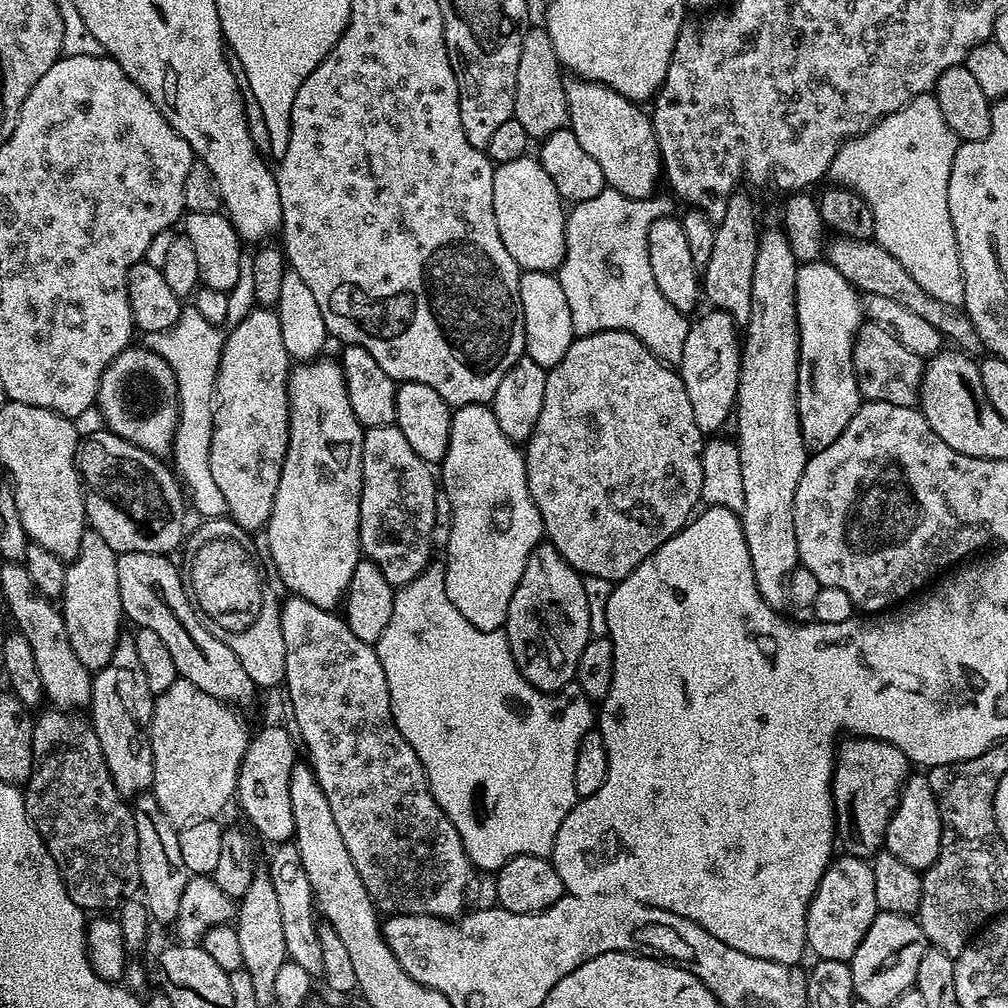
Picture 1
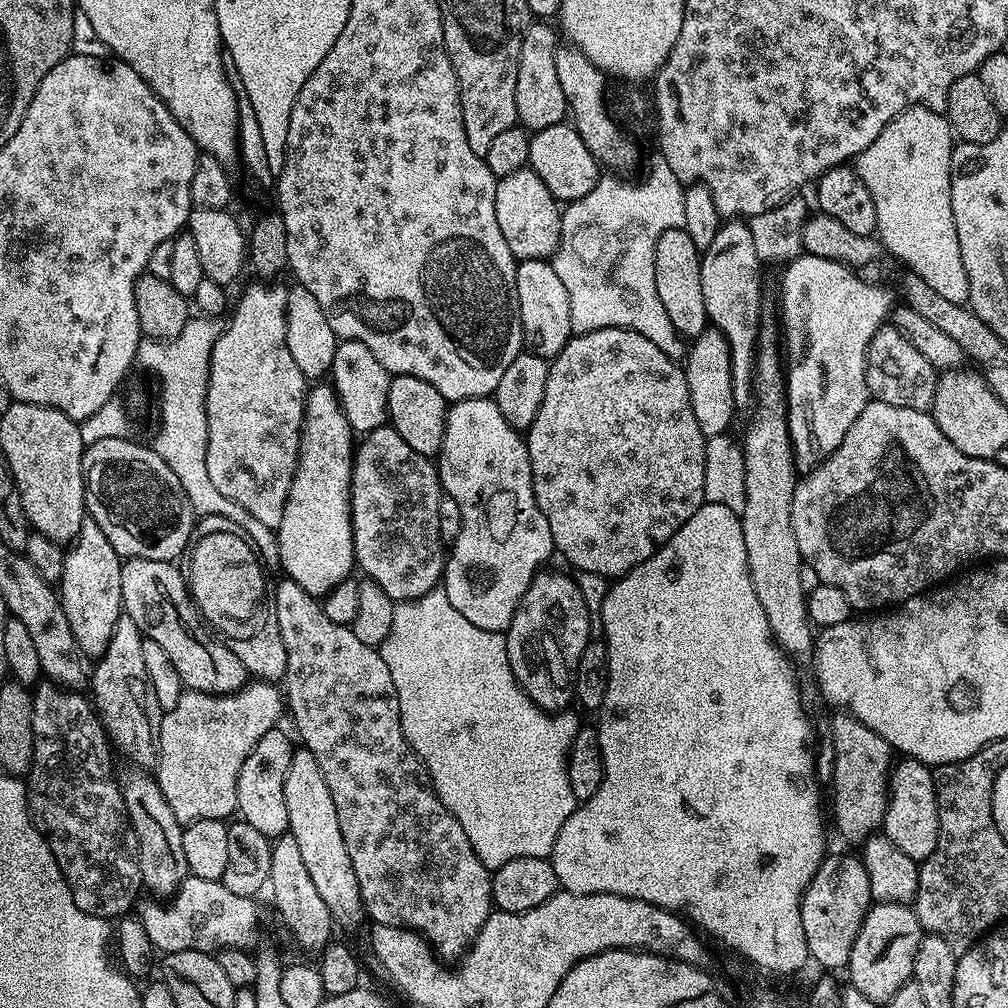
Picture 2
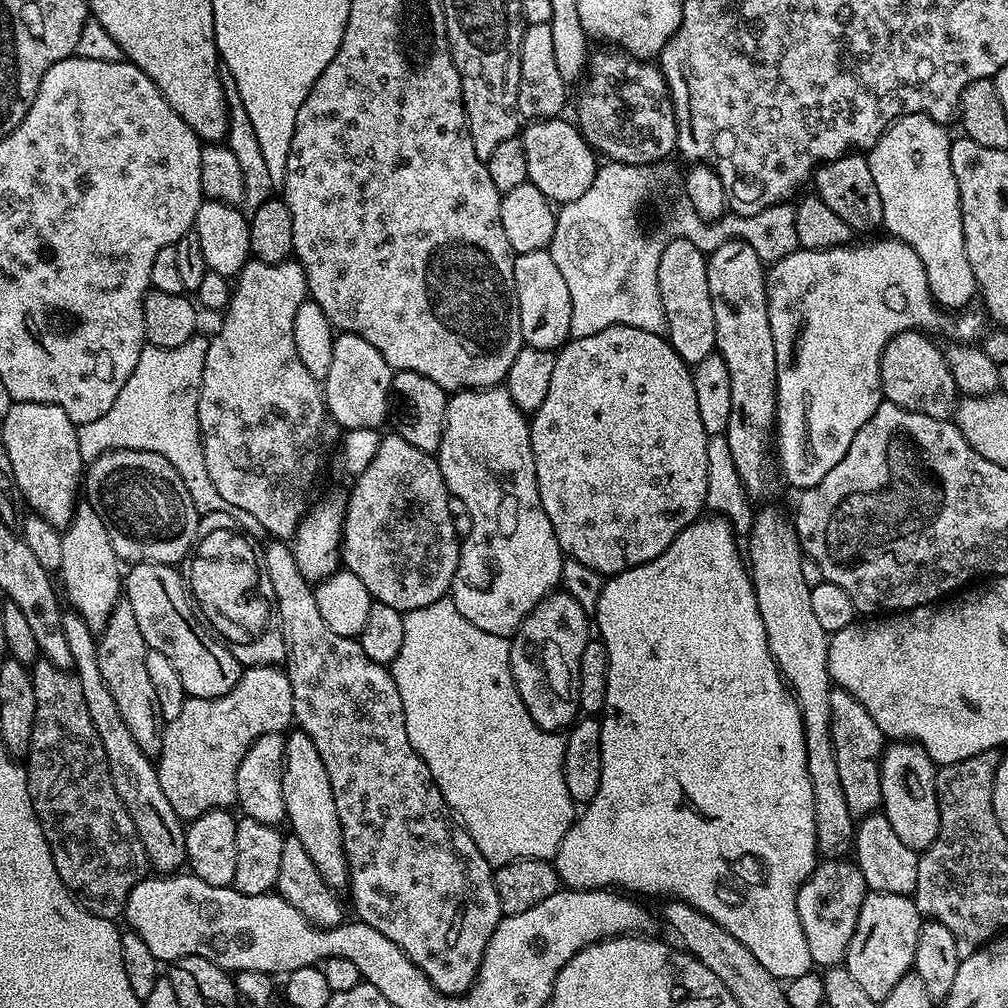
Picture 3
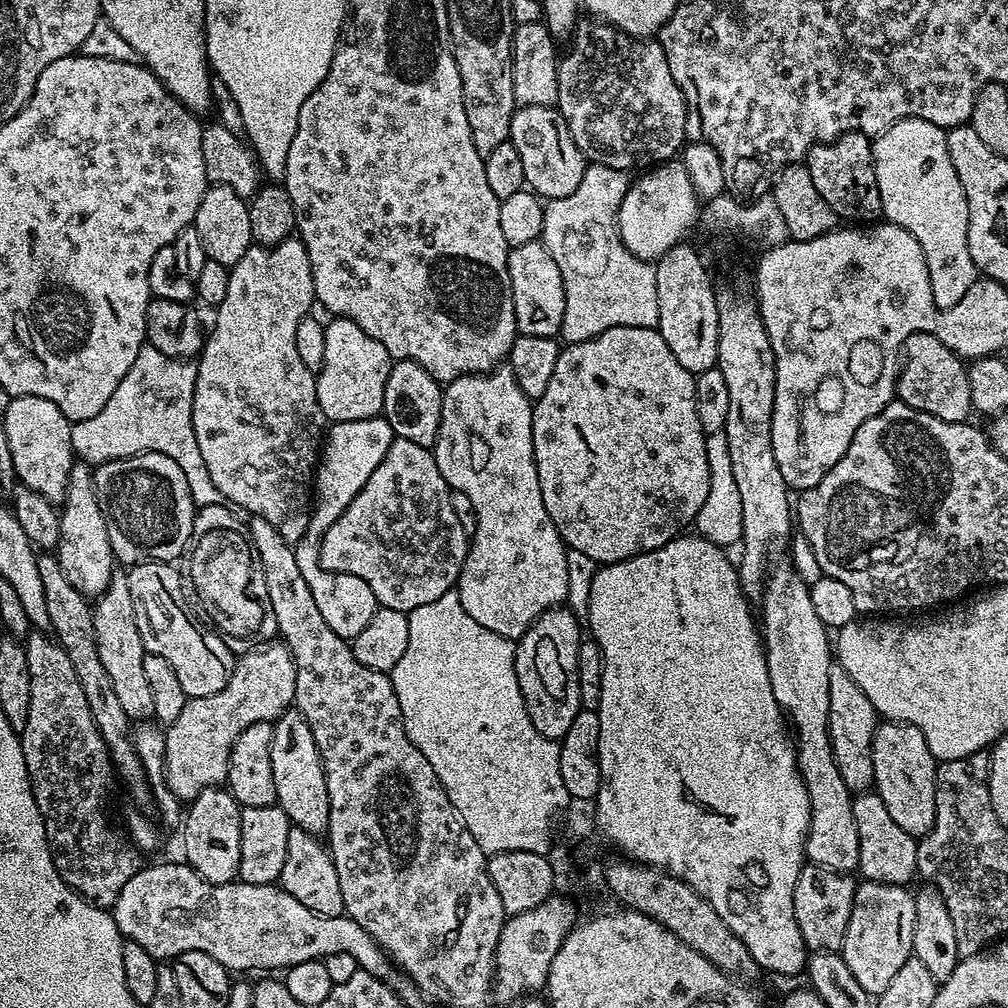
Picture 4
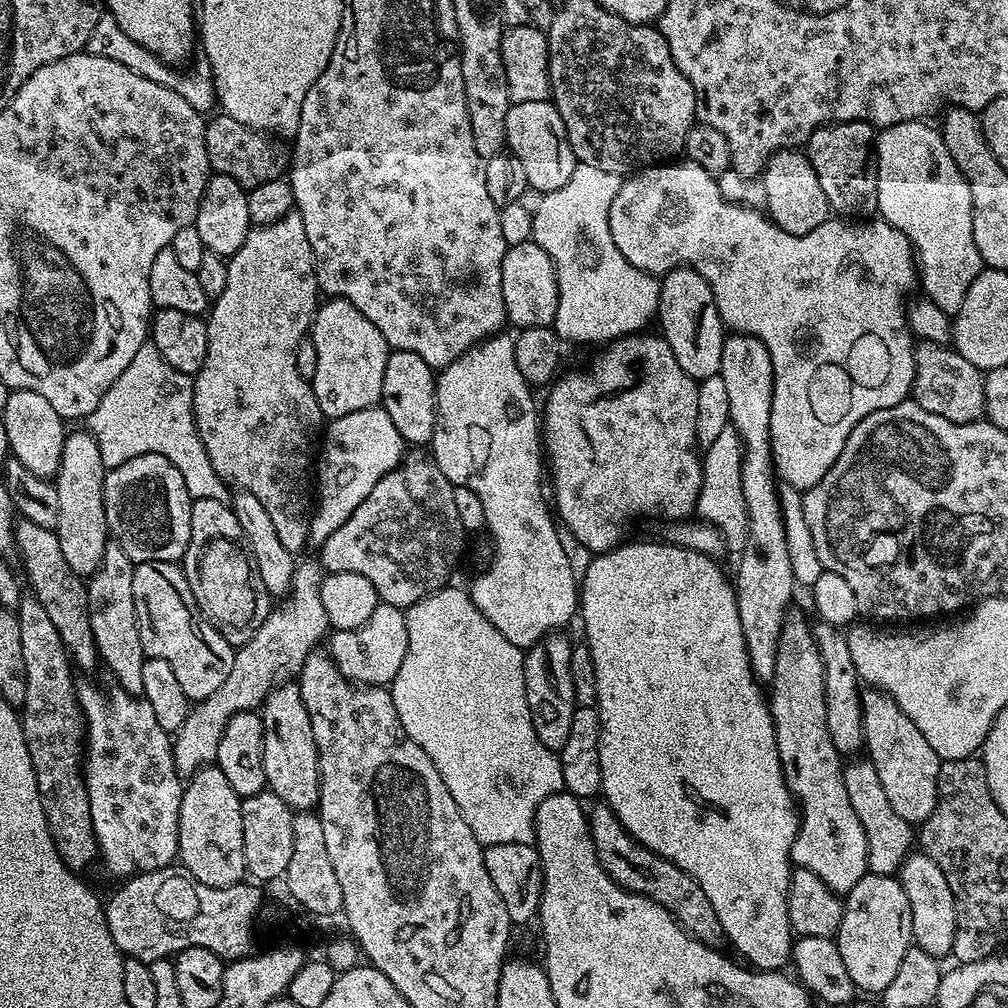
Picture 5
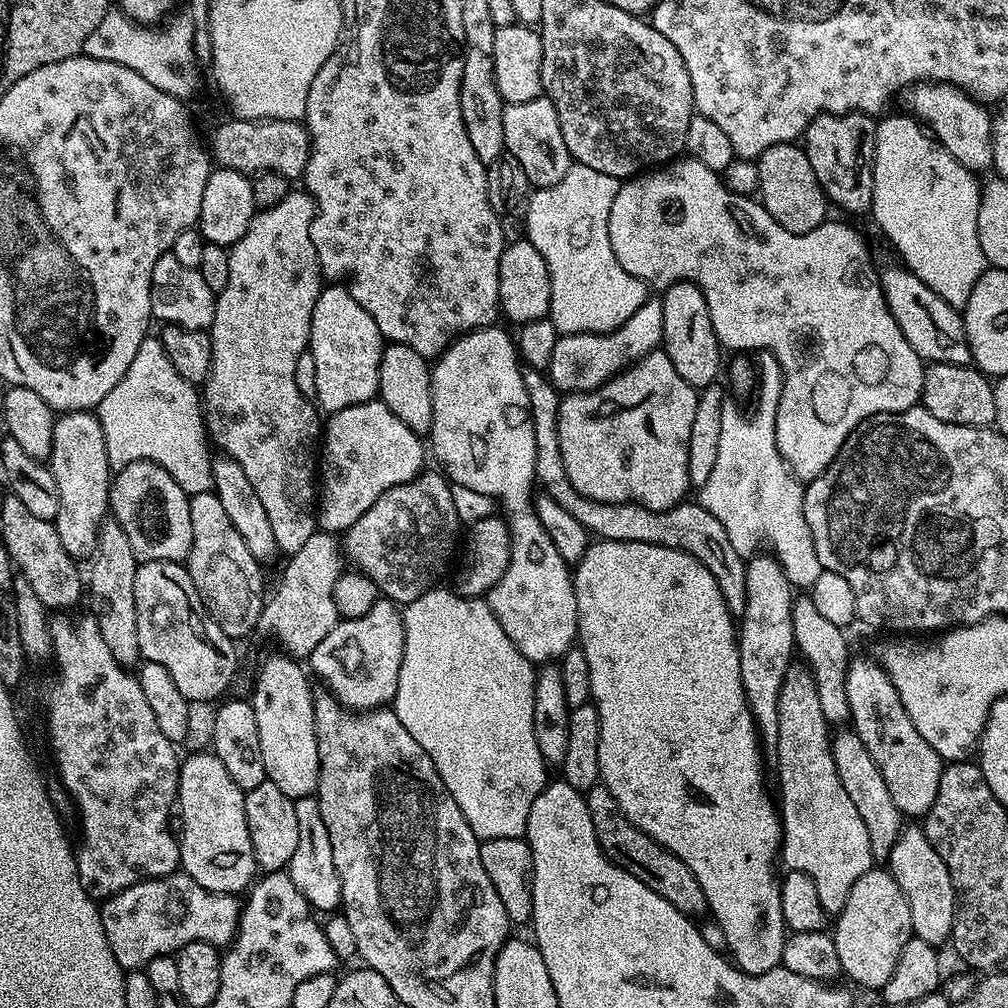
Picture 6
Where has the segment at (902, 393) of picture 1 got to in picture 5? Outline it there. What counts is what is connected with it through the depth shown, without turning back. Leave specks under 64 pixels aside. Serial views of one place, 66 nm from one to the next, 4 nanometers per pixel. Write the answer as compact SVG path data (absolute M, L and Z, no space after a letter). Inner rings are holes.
M920 342L916 348L916 369L912 372L911 399L922 410L946 418L946 422L971 424L985 415L984 379L980 369L970 366L966 358L952 346L941 346ZM917 347L917 348L916 348Z

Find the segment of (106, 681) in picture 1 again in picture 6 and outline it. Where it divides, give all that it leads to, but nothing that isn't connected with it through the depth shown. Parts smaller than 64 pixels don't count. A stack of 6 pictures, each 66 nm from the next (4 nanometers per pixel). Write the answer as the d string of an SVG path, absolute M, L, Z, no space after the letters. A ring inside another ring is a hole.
M105 519L90 563L92 573L86 576L86 600L92 603L90 614L98 622L98 630L102 630L102 638L106 646L110 646L114 658L118 658L118 662L125 666L135 665L141 659L138 610L134 606L134 574L138 561L130 546L130 538L126 538L126 530L122 530L117 520Z

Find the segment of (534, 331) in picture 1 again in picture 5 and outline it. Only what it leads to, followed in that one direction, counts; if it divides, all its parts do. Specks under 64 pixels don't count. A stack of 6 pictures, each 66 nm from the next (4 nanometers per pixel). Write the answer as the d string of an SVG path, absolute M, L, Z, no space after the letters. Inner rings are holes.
M535 240L518 242L511 245L502 258L502 298L508 315L507 323L513 324L513 329L550 328L555 325L558 314L558 282L556 267L538 246Z

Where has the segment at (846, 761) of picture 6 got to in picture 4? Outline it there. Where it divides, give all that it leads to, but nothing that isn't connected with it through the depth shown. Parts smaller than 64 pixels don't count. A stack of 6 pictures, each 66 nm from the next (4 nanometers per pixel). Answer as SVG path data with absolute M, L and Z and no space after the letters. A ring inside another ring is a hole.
M869 790L852 797L852 809L858 826L858 858L860 859L859 875L864 880L882 882L890 886L908 886L912 879L917 879L916 846L917 837L906 834L894 818L890 818L890 810L886 810L886 802Z

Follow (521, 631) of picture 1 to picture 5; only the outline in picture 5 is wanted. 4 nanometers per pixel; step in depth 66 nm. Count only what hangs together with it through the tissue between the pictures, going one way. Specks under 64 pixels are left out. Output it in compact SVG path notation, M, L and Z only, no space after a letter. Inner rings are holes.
M549 634L542 637L522 656L526 702L530 706L534 734L538 734L538 742L542 742L542 746L555 753L559 753L560 748L566 746L566 738L570 734L570 722L577 709L574 698L574 678L570 678L573 641L560 635L564 634Z

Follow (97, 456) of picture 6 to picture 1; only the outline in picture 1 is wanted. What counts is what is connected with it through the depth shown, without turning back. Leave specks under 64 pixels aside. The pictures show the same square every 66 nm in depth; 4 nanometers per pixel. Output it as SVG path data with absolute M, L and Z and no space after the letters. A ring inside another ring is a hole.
M88 530L80 543L80 553L66 567L62 597L66 638L70 638L74 654L78 654L78 662L93 674L110 662L110 654L114 654L122 635L120 620L125 619L125 614L118 594L117 555L114 549L106 546L106 538L102 538L102 534Z

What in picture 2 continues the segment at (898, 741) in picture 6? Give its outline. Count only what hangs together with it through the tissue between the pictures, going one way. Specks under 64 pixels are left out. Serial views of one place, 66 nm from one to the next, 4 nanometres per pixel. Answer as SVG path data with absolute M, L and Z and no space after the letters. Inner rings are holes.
M900 758L893 763L888 782L889 802L882 825L883 835L888 836L902 854L910 854L917 862L924 861L938 842L940 823L932 773L933 769L920 760Z

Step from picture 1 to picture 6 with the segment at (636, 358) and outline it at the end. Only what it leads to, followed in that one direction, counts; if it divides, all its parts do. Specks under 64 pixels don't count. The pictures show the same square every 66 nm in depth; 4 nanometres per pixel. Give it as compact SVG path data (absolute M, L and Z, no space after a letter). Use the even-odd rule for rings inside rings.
M655 350L645 354L639 361L624 371L620 371L611 380L605 381L600 387L590 392L570 392L561 399L560 406L556 410L556 433L560 443L560 453L562 454L562 466L566 478L574 486L578 494L582 494L591 500L606 502L607 504L619 504L621 502L631 502L641 504L650 510L670 510L676 504L685 503L688 487L692 484L692 468L688 463L694 456L694 450L690 446L690 426L694 422L694 410L698 410L698 392L674 370L674 362L663 350Z

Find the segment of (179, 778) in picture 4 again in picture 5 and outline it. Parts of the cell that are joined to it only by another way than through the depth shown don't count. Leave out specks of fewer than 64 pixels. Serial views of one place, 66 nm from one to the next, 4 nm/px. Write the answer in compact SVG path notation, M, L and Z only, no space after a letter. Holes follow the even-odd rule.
M301 561L292 578L292 588L281 603L285 604L281 608L280 605L273 607L271 614L266 618L266 622L262 622L259 630L245 644L239 645L235 649L234 666L230 666L230 675L227 676L226 682L222 686L218 686L218 690L214 690L214 694L210 694L210 698L199 701L189 711L186 722L182 722L180 729L174 733L172 741L172 757L180 777L191 778L199 768L209 767L215 761L218 754L218 744L222 742L222 734L226 730L226 722L230 722L230 718L234 718L234 714L259 709L263 705L264 699L285 677L299 677L306 658L319 645L316 643L319 642L324 631L329 631L330 628L326 609L322 606L321 579L322 570L317 561L304 563Z

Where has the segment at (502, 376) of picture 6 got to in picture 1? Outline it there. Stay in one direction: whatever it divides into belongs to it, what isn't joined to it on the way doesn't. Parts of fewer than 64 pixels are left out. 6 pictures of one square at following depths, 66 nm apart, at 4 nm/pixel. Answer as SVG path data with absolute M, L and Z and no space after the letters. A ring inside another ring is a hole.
M461 404L452 413L448 449L438 468L438 480L442 485L443 499L445 496L448 499L449 506L452 507L452 525L449 526L448 532L446 531L448 560L443 561L446 594L450 598L450 602L454 602L454 606L458 606L458 614L462 614L462 618L466 618L466 622L470 622L478 630L486 630L487 632L503 629L510 606L510 598L514 598L514 590L520 584L522 570L526 570L526 558L530 558L534 546L545 539L542 514L538 514L538 506L534 506L534 498L530 494L528 475L524 465L524 452L516 448L519 448L517 441L506 438L506 434L502 434L502 426L498 426L498 418L494 418L492 409L488 404Z

